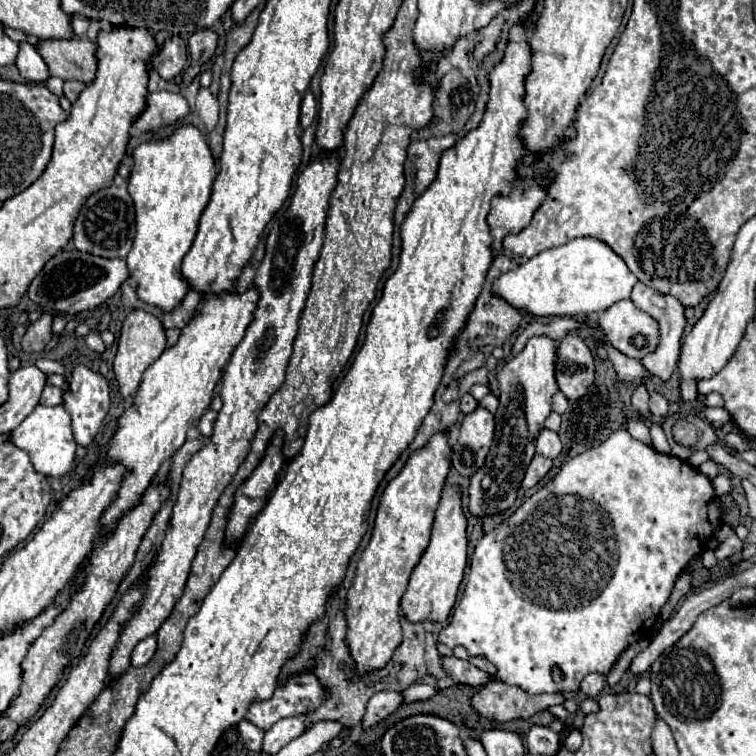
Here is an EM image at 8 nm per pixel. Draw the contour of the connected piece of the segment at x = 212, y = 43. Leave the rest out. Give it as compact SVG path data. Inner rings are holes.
M198 30L190 36L188 40L188 50L190 50L190 66L186 70L184 82L190 82L196 74L200 74L202 66L214 56L218 40L216 40L216 32L214 30Z

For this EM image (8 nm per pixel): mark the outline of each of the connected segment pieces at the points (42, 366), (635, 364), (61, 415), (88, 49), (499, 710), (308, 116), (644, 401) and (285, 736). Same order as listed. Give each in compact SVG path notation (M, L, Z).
M43 357L42 359L38 359L38 365L36 365L42 372L46 374L59 374L65 375L64 367L57 361L52 361L47 357Z
M604 346L606 350L608 350L608 354L610 354L610 360L612 360L612 364L614 364L614 368L616 368L616 374L618 374L618 378L620 380L634 380L634 378L642 378L642 376L646 376L648 372L644 370L644 366L642 366L642 362L640 360L634 360L634 358L628 358L628 356L624 356L624 354L620 354L618 350L614 350L612 346Z
M38 404L32 414L24 418L24 422L10 432L12 442L26 450L30 456L30 462L34 464L34 470L44 474L44 476L64 476L70 472L72 462L76 458L76 440L72 436L72 426L70 426L70 414L62 406L42 406Z
M70 38L70 40L44 40L38 46L38 52L48 64L50 76L90 84L98 68L96 48L98 46L86 38Z
M490 680L474 698L472 706L486 718L506 722L514 718L530 718L554 704L564 704L564 696L556 694L528 694L518 686L502 680Z
M308 90L308 92L306 92L306 96L304 96L304 100L302 100L300 126L302 126L302 128L308 128L308 126L310 126L310 122L314 120L314 116L316 116L316 98L314 98L312 90Z
M638 386L638 388L634 390L632 406L640 412L640 416L648 416L648 414L650 414L650 410L648 410L648 392L646 392L646 386Z
M298 716L292 718L282 718L278 720L264 736L264 752L266 754L276 754L280 748L284 748L288 742L298 738L306 730L304 722Z

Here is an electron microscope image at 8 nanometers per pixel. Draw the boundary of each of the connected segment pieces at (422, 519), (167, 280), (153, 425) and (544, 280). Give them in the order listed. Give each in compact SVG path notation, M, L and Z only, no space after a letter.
M448 432L434 434L428 446L416 450L406 460L404 468L394 480L388 482L380 498L372 538L358 560L356 578L352 582L352 588L348 590L346 602L346 642L360 674L384 668L392 658L396 646L402 642L402 630L398 622L400 598L406 592L412 570L428 548L434 512L450 470L450 450L452 448L448 444Z
M192 124L178 126L166 140L138 144L134 148L132 158L134 158L134 166L128 178L128 194L132 196L136 208L136 236L134 236L132 250L126 256L126 264L132 278L138 280L138 296L146 304L154 304L166 312L172 312L176 304L190 290L188 282L180 274L180 266L182 266L182 258L186 256L186 252L194 242L200 214L210 200L212 182L216 178L216 162L206 142L206 136Z
M250 286L244 294L232 292L224 296L204 296L200 302L200 312L182 330L180 340L172 348L166 348L162 356L144 372L134 402L120 416L118 430L106 448L110 460L128 468L116 502L102 516L102 524L106 528L136 506L162 464L166 464L184 444L188 428L196 424L210 406L212 390L228 364L232 350L238 346L248 324L252 322L256 302L258 290L254 286Z
M574 238L564 246L540 252L516 270L502 274L492 284L492 294L532 316L590 316L630 298L630 290L636 282L638 278L610 246L596 238Z

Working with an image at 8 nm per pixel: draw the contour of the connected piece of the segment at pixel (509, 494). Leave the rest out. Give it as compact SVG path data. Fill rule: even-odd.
M536 336L530 338L526 348L518 356L508 360L500 370L500 406L494 414L494 444L484 466L470 478L468 488L468 510L474 518L502 514L518 500L518 486L522 484L526 468L536 454L536 436L544 428L544 420L550 414L552 396L558 390L552 374L554 360L556 342L544 336Z

